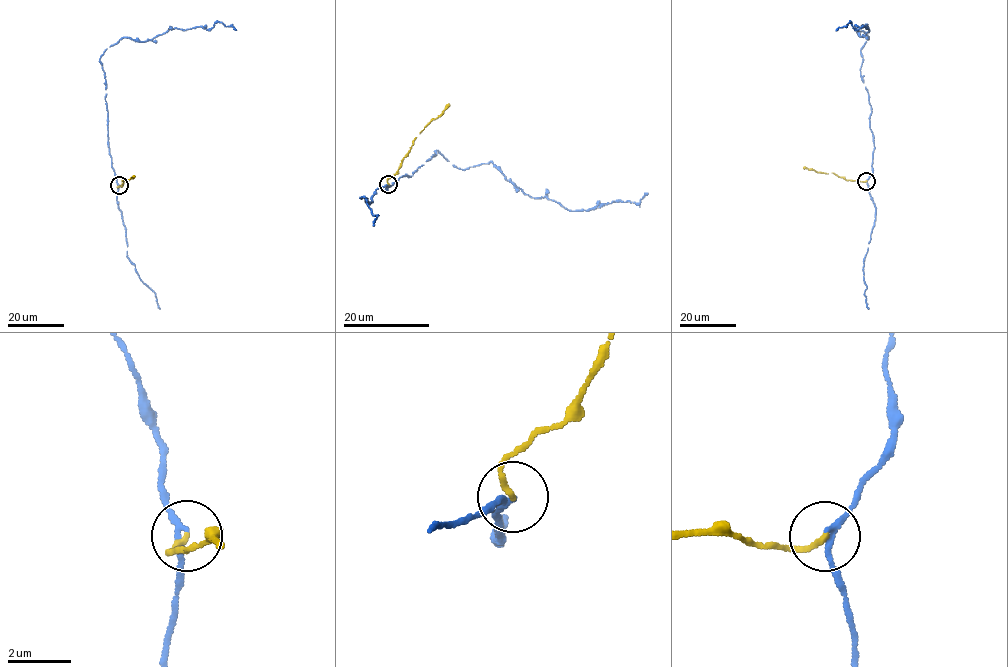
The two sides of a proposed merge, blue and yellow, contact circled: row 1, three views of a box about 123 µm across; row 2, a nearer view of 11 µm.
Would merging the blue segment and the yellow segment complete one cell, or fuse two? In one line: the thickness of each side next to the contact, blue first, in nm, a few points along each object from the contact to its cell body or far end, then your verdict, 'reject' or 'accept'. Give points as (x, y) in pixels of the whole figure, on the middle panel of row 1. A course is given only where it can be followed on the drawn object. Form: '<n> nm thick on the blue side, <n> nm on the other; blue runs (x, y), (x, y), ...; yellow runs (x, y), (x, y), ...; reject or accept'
160 nm thick on the blue side, 160 nm on the other; blue runs (389, 184), (436, 150), (458, 168), (492, 162), (526, 194), (572, 211), (639, 203), (648, 193); yellow runs (389, 184), (387, 180), (396, 173), (414, 139), (448, 103); accept

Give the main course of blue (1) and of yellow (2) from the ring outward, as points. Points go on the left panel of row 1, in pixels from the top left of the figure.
1: (119, 185), (99, 59), (105, 50), (123, 37), (150, 40), (170, 27), (210, 30), (219, 22), (236, 30)
2: (119, 186), (122, 180), (133, 176)

